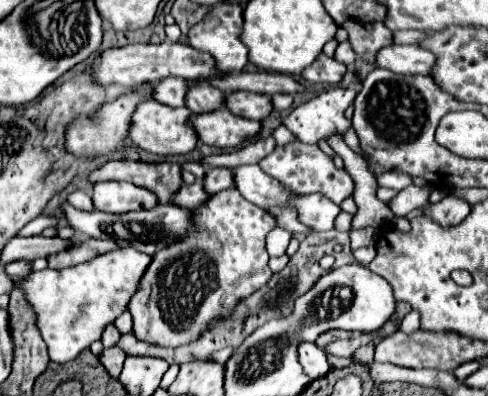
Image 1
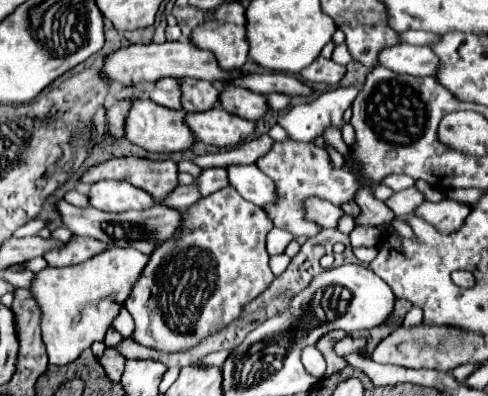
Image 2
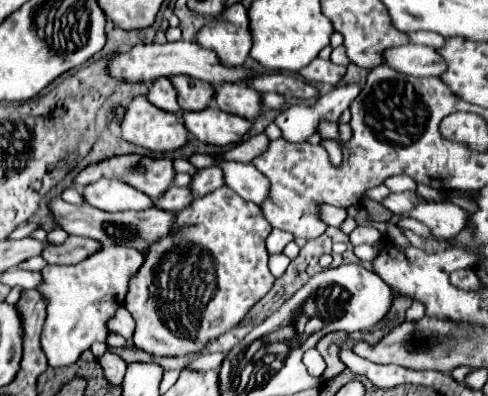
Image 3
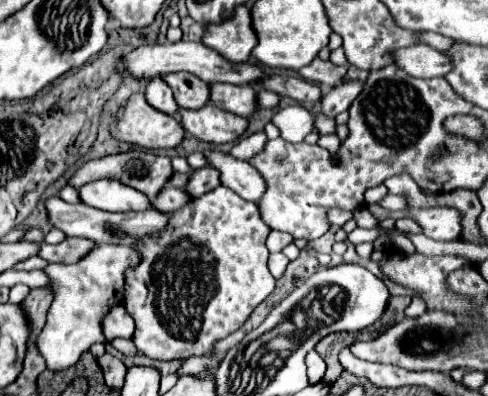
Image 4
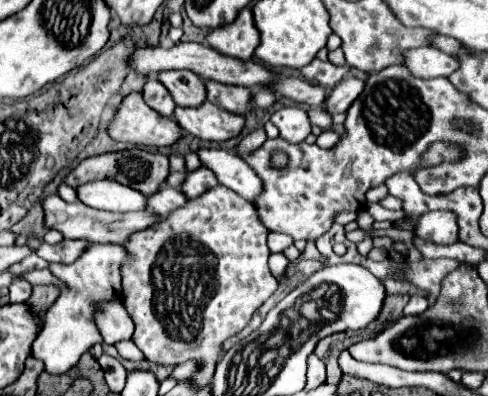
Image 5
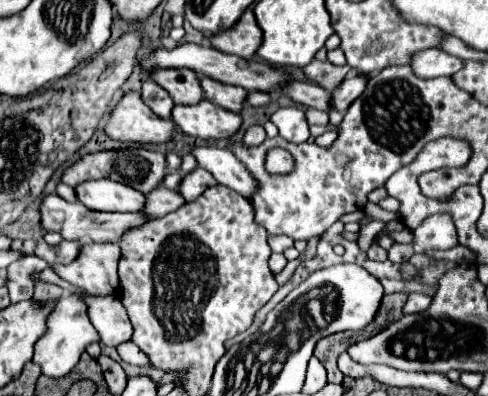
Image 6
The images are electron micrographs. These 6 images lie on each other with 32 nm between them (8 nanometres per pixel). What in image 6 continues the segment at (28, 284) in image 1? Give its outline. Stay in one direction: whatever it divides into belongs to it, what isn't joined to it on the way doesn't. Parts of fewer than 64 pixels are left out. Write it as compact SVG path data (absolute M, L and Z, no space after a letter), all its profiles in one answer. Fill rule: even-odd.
M84 244L80 250L80 256L76 262L64 266L64 264L54 264L52 270L72 286L80 288L88 296L112 296L120 292L120 276L118 276L118 262L122 258L120 246L118 244ZM78 294L58 298L46 324L48 324L46 332L34 344L34 358L42 366L42 374L46 374L46 376L56 378L56 376L68 374L78 364L82 352L92 342L100 342L100 336L88 318L88 306L84 304L84 300Z

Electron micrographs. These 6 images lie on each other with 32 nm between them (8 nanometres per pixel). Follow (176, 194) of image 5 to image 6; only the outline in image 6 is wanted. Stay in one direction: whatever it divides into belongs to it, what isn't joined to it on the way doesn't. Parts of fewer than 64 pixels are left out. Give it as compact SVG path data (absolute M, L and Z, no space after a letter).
M160 186L160 188L156 188L156 192L152 192L152 196L146 196L144 212L150 218L160 218L160 216L166 216L168 212L174 212L182 204L184 204L184 198L180 196L180 192Z

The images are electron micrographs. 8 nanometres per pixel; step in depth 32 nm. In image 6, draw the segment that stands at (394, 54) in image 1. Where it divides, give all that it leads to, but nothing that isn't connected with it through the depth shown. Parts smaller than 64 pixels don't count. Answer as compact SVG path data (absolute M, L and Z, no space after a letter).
M426 48L422 52L414 52L414 56L410 58L410 68L420 78L452 76L462 68L462 60L446 54L440 48Z

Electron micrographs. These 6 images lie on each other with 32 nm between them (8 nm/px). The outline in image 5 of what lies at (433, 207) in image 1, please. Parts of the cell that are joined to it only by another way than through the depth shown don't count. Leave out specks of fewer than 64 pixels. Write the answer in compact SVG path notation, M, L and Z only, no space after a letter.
M450 210L424 212L418 218L416 234L436 244L452 244L458 240L458 218Z

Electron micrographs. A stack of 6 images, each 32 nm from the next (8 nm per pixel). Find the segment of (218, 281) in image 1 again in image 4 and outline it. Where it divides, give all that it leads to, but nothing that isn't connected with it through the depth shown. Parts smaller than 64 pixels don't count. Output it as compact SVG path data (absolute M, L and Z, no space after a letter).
M224 186L172 212L168 228L160 236L150 236L140 248L136 246L142 260L128 272L124 308L136 322L136 332L132 336L136 348L156 360L186 360L190 356L212 354L212 344L240 328L252 308L256 308L276 284L276 278L266 266L268 248L264 242L268 234L270 226L262 220L258 206L240 200L236 192Z

